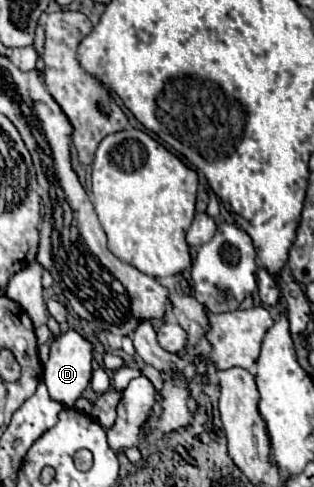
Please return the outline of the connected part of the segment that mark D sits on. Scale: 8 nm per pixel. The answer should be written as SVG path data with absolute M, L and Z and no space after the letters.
M75 329L51 337L51 351L49 351L49 361L45 363L45 377L43 377L51 399L63 403L65 407L73 407L75 399L81 397L85 387L89 385L93 371L91 363L93 363L93 343Z

